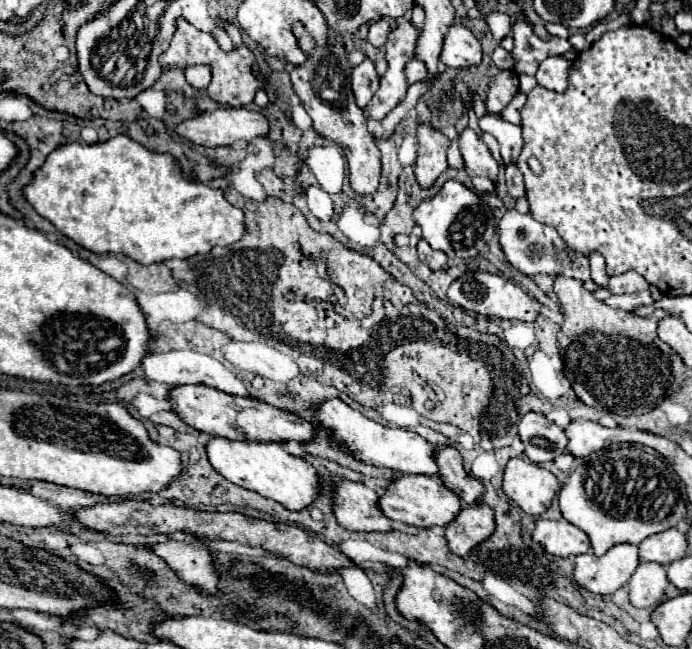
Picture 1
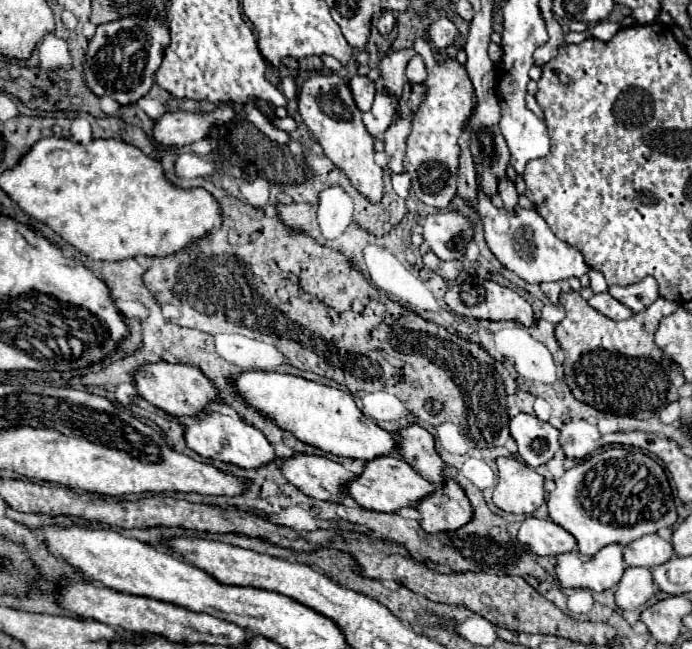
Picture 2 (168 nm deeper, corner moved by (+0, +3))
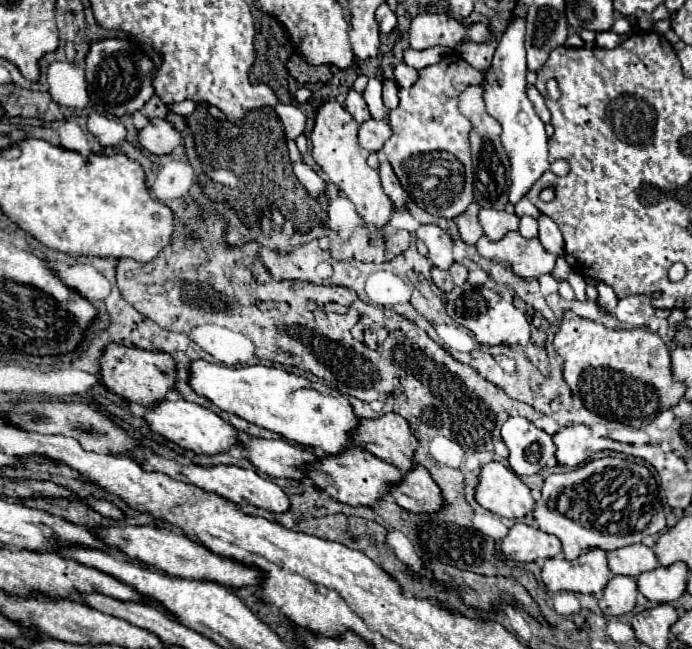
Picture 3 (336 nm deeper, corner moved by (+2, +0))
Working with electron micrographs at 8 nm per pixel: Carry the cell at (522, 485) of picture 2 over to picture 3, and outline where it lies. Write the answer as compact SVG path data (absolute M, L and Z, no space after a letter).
M499 462L481 466L479 482L475 486L475 500L485 510L511 520L521 520L535 506L531 490L511 468Z

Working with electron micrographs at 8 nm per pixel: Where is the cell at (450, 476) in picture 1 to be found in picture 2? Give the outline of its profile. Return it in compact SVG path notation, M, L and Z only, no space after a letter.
M409 425L397 433L401 437L399 441L399 453L403 459L427 481L431 481L437 489L443 487L445 483L445 461L439 457L435 449L435 437L419 427L419 425Z

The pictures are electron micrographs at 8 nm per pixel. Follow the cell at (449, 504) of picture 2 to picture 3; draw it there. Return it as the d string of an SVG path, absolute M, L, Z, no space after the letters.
M415 464L409 472L405 472L401 482L389 486L389 492L399 506L415 514L437 512L443 506L439 486L421 464Z

